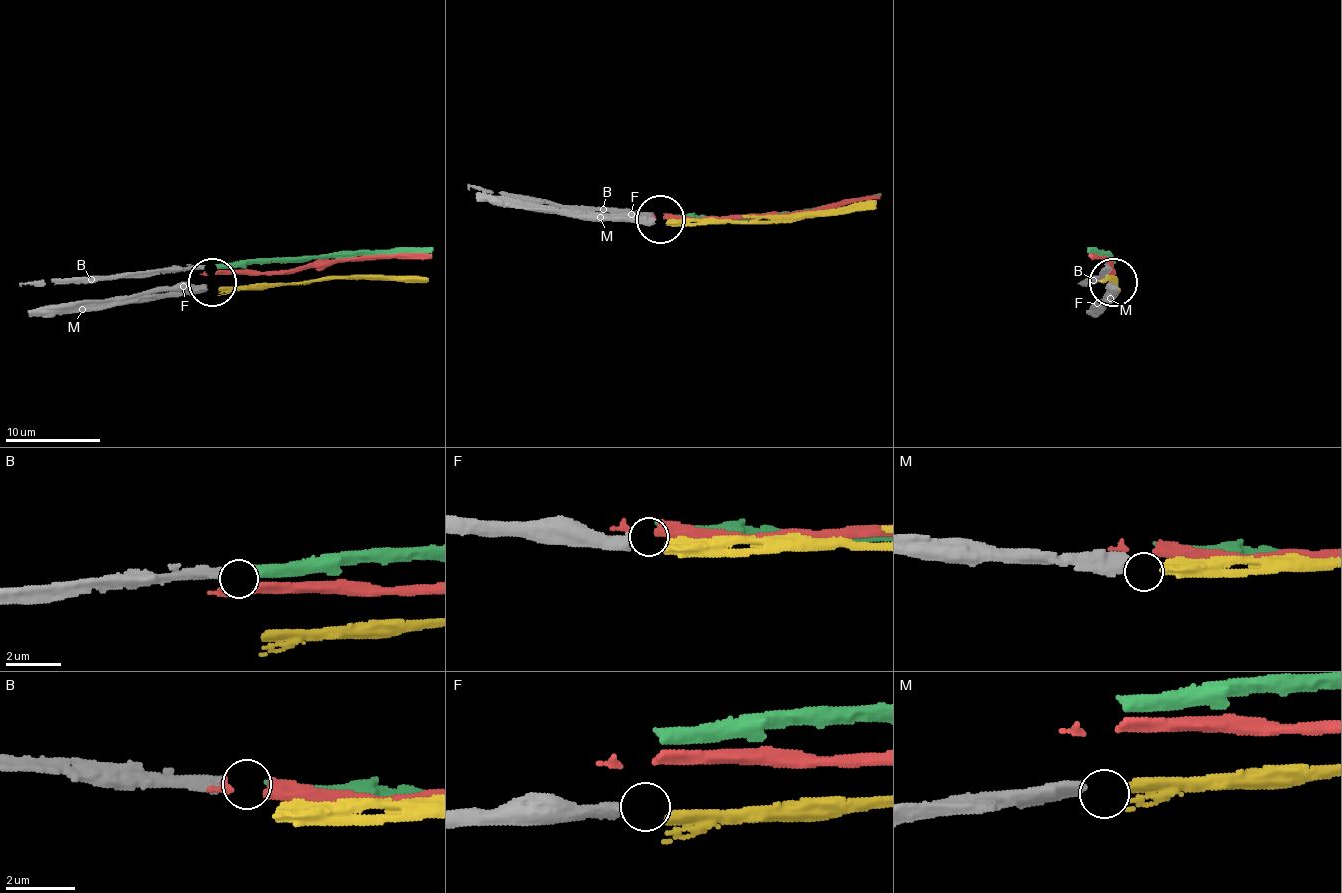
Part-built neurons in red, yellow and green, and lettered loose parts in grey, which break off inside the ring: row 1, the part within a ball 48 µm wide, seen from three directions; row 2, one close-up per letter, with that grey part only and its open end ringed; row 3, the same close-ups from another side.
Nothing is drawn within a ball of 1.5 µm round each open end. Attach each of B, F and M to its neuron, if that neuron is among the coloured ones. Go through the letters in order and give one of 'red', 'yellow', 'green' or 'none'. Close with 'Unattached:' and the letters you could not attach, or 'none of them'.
B: green
F: none
M: yellow
Unattached: F

